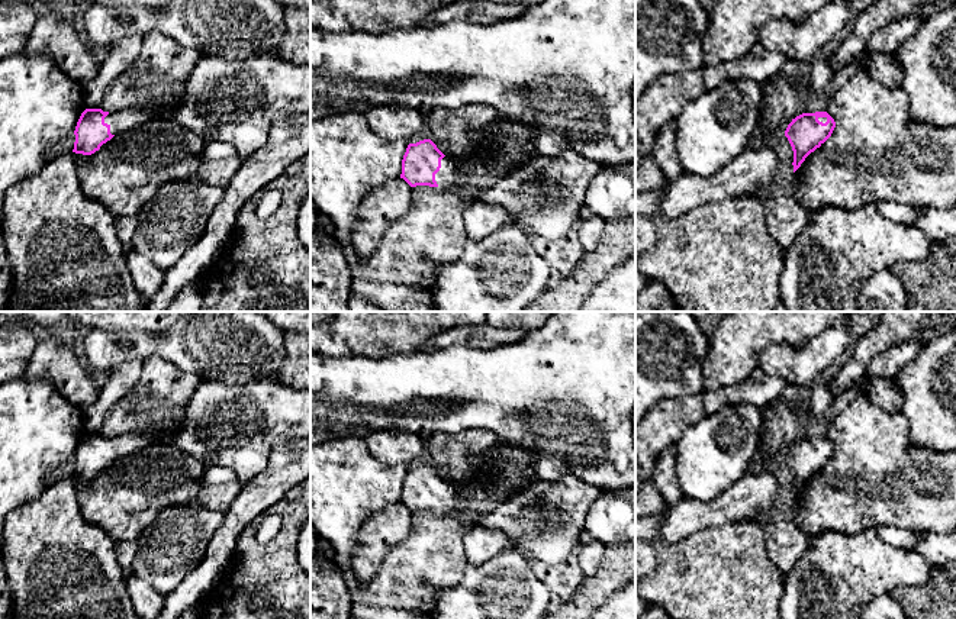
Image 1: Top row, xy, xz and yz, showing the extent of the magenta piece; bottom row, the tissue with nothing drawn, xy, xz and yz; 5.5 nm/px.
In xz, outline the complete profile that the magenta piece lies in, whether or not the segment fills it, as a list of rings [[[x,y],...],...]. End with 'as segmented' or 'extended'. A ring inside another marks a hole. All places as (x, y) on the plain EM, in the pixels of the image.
[[[431,464],[409,468],[402,484],[402,499],[411,512],[450,512],[460,515],[461,499]]]; extended

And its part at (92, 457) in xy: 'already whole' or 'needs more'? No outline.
needs more

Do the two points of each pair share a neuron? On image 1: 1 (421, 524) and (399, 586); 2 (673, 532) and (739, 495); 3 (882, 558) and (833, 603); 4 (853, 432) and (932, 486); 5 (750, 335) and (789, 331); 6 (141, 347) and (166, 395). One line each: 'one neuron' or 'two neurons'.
1: one neuron
2: one neuron
3: one neuron
4: one neuron
5: one neuron
6: two neurons

